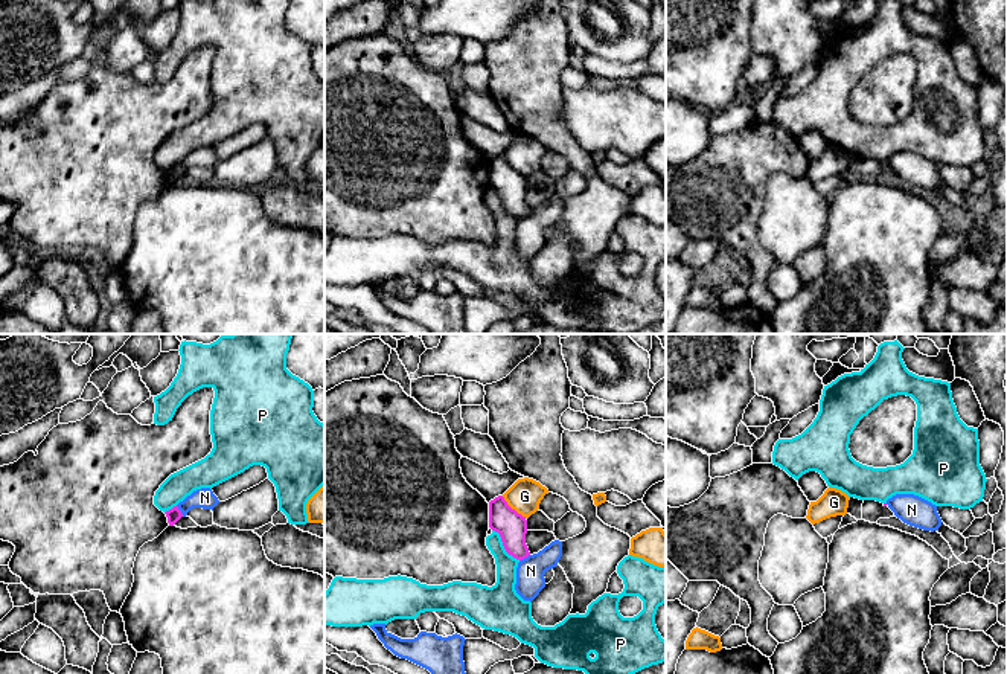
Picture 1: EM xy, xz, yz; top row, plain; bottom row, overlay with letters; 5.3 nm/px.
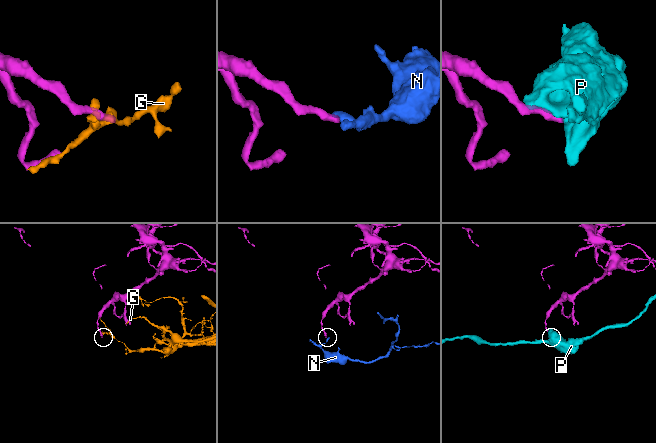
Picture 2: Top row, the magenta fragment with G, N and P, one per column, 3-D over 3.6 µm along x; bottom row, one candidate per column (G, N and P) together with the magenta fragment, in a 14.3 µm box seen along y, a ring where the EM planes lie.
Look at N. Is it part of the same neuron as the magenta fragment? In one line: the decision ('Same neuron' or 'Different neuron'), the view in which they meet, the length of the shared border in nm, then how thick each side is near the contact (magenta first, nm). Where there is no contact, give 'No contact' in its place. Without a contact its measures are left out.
Different neuron. Touches magenta in xy. Shared border 70 nm. Thickness 70 nm (magenta) against 110 nm

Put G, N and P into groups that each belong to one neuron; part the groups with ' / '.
G / N / P

